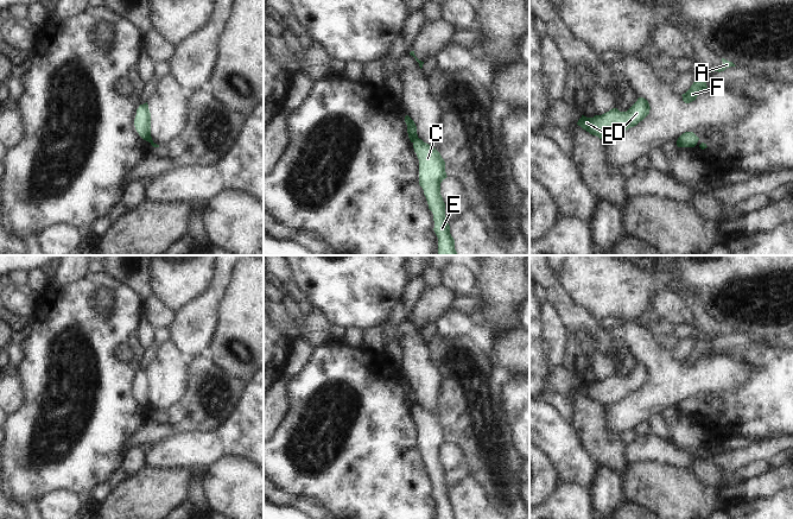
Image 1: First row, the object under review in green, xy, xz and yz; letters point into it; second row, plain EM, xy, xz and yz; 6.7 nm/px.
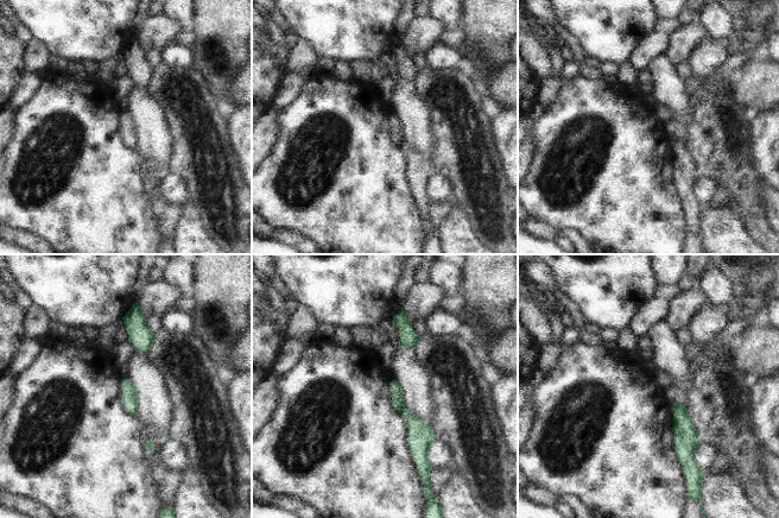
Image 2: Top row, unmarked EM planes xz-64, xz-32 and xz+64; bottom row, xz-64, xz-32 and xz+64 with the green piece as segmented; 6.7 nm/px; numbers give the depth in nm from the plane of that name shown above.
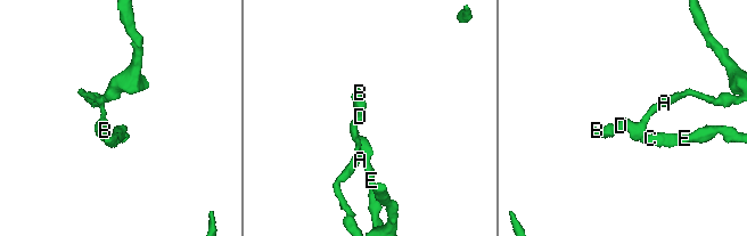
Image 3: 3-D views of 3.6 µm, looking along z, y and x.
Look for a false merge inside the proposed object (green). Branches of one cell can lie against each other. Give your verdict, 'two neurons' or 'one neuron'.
two neurons

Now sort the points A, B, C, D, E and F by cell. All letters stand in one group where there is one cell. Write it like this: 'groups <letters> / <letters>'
groups A B D F / C E

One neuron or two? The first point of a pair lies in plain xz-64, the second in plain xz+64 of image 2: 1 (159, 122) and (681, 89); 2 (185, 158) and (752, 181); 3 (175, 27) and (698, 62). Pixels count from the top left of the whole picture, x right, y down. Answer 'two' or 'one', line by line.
1: one
2: one
3: two

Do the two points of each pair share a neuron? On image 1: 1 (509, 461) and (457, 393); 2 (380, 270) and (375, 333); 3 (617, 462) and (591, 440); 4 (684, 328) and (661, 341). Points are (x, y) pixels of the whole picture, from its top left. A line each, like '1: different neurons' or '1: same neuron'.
1: same neuron
2: different neurons
3: same neuron
4: same neuron

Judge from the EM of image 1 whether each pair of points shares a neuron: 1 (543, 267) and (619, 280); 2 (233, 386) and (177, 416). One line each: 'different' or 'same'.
1: different
2: same

